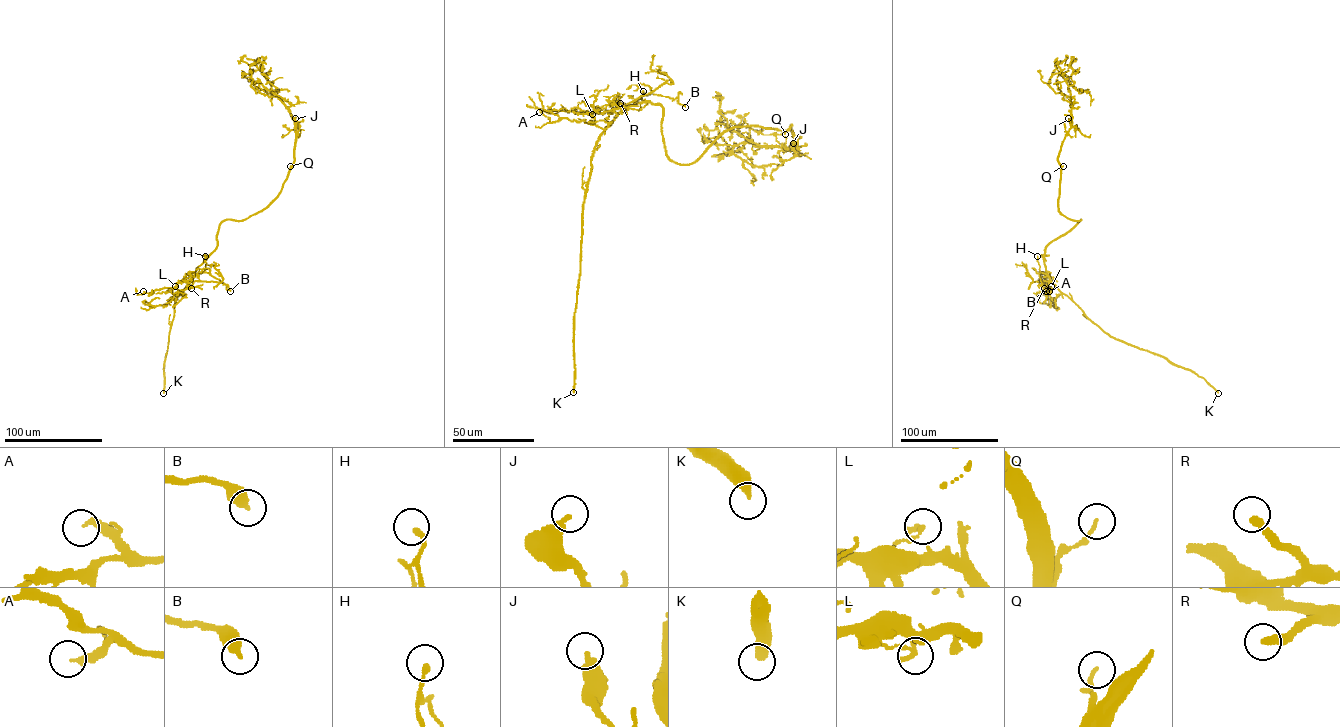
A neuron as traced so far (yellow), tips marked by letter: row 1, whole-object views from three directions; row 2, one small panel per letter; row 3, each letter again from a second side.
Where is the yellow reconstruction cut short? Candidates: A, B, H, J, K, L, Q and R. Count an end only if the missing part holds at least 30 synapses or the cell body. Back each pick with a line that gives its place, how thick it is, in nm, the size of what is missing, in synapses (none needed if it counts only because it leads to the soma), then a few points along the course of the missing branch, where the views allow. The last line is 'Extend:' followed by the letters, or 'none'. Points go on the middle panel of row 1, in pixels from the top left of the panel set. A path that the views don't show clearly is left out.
K: place (573, 392); calibre 400 nm
R: place (620, 103); calibre 320 nm; 60 synapses; course (620, 103), (607, 100), (581, 111)
Extend: K, R

